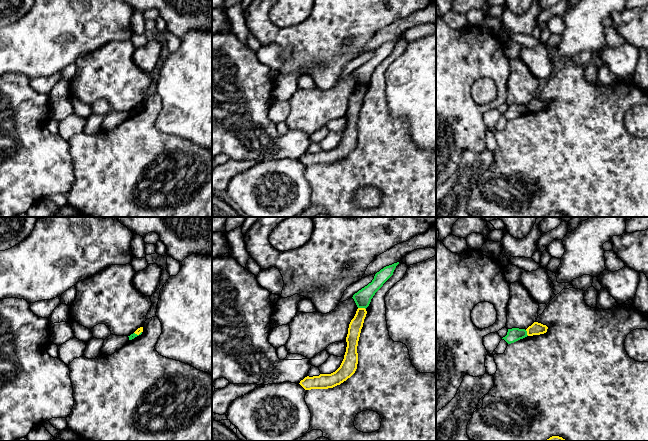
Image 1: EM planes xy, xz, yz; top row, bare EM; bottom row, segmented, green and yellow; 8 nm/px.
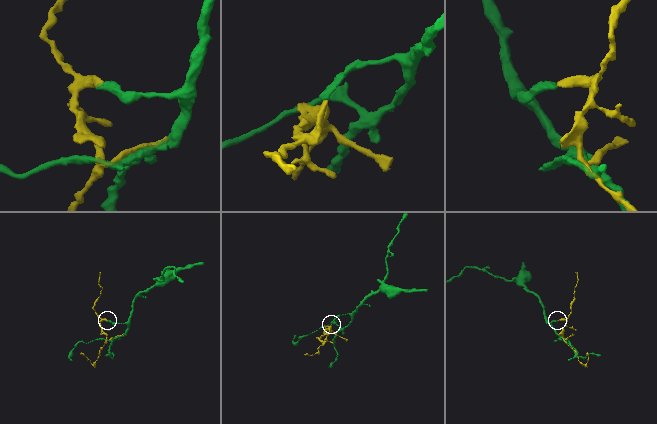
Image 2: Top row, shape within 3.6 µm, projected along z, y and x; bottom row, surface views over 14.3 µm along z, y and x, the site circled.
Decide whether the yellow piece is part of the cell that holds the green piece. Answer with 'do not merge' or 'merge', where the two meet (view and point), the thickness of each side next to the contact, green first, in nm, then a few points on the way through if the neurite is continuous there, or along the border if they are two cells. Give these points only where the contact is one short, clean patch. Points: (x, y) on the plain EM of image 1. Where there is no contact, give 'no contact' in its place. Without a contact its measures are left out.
do not merge; contact xz (362, 83); calibres 140 and 110 nm; border xz (358, 83), (365, 85)

